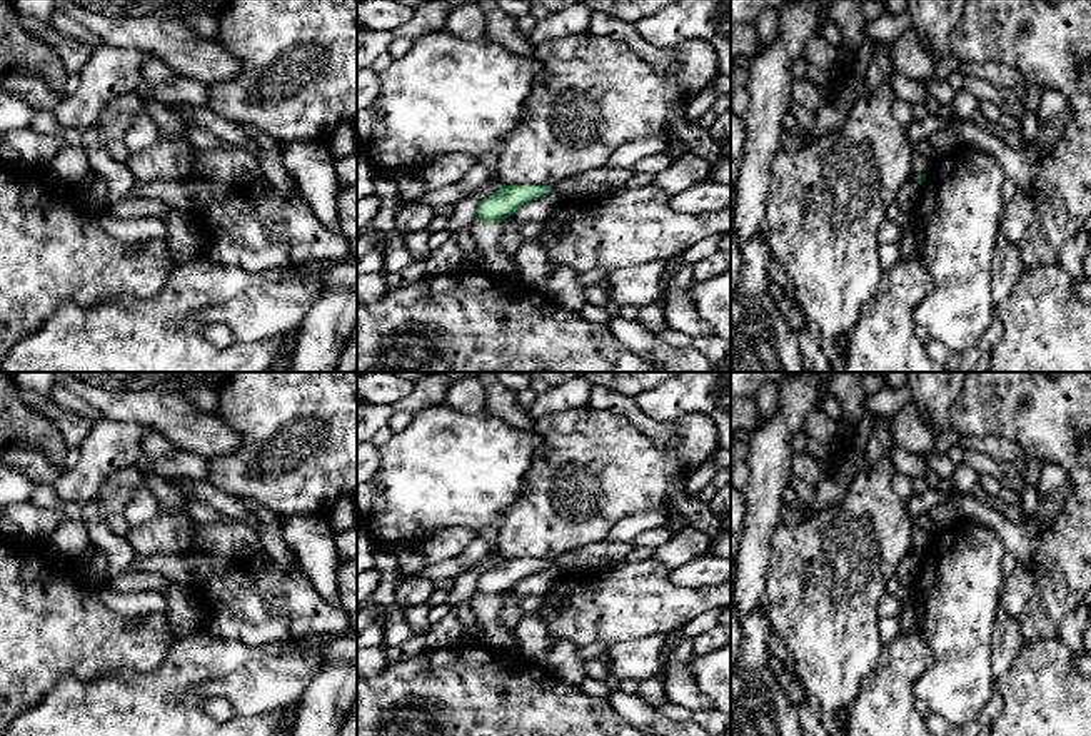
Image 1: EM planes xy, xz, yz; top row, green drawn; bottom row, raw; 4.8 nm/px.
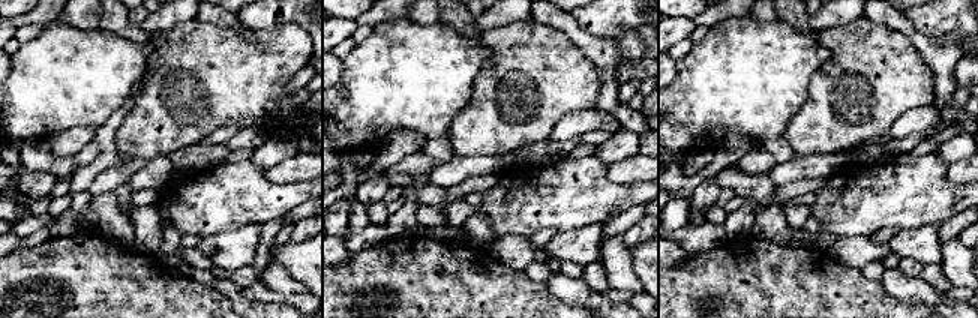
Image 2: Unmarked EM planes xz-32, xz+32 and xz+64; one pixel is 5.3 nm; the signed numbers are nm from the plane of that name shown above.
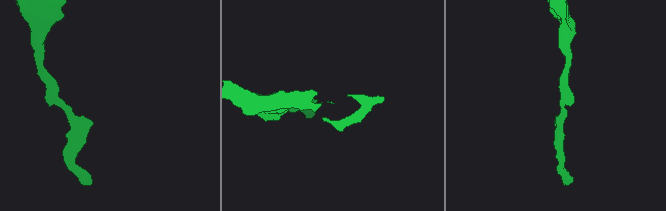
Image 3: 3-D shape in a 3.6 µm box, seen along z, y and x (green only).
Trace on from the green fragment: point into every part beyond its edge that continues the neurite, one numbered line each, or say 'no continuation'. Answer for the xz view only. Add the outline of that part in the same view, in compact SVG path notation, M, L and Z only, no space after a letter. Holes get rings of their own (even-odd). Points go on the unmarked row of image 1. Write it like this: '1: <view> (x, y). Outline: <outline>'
no continuation

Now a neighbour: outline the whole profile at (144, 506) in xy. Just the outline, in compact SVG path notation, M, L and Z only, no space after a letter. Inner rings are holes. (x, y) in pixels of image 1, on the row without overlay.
M143 486L135 487L135 496L123 511L130 526L140 526L158 514L157 497Z

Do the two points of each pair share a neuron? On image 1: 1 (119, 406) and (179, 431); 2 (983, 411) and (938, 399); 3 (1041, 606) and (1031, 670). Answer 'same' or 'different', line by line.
1: same
2: different
3: different

